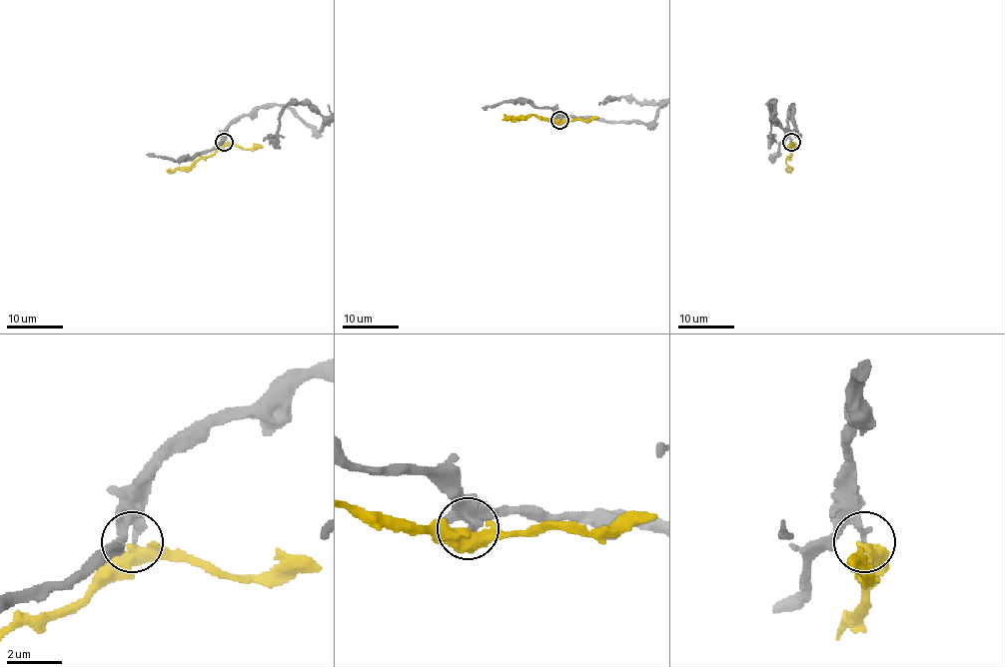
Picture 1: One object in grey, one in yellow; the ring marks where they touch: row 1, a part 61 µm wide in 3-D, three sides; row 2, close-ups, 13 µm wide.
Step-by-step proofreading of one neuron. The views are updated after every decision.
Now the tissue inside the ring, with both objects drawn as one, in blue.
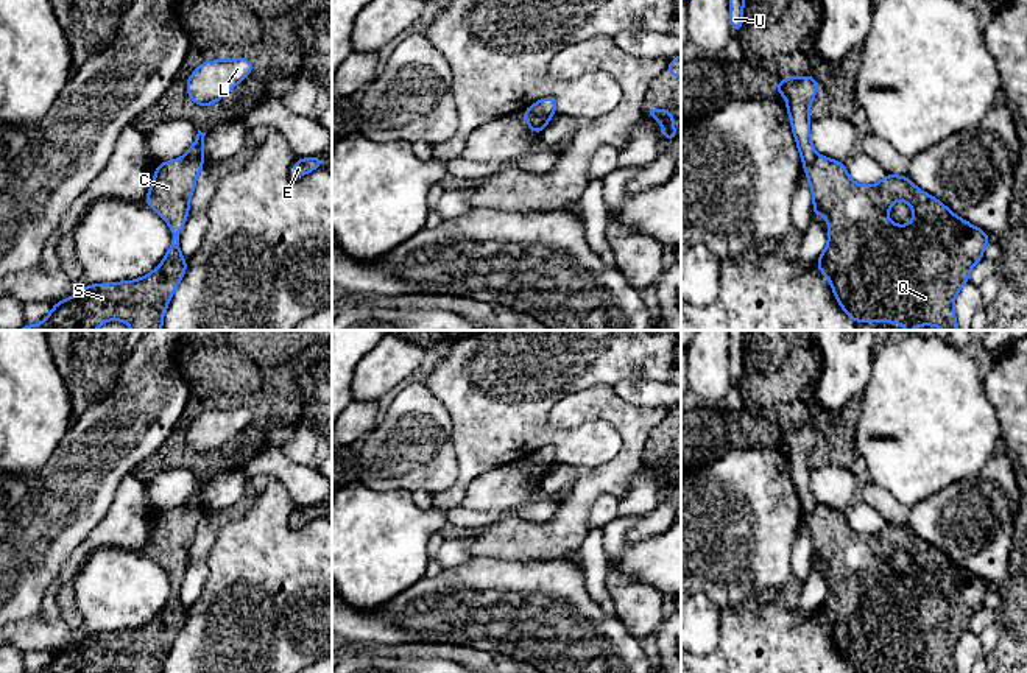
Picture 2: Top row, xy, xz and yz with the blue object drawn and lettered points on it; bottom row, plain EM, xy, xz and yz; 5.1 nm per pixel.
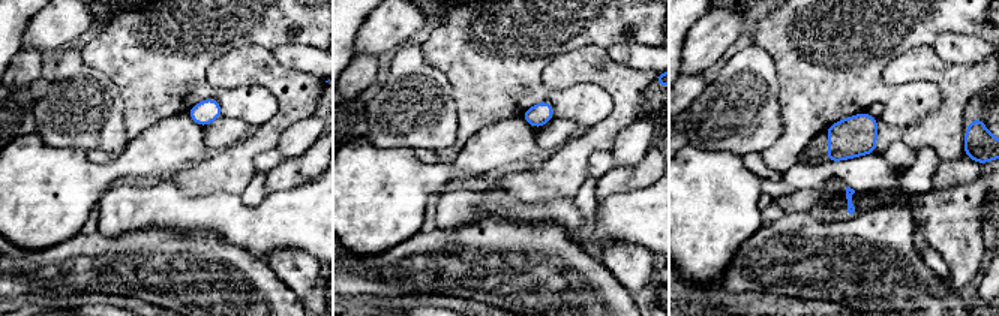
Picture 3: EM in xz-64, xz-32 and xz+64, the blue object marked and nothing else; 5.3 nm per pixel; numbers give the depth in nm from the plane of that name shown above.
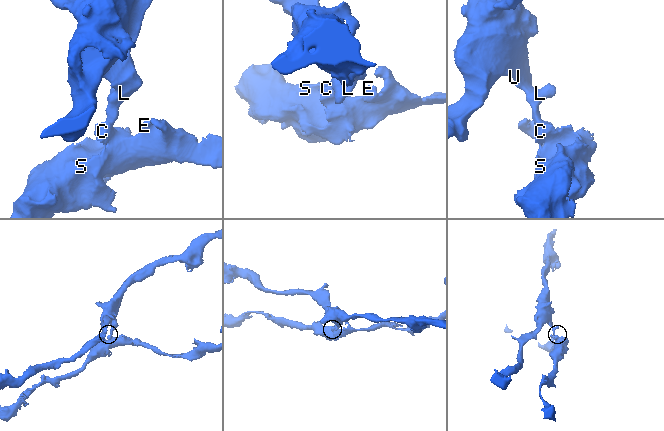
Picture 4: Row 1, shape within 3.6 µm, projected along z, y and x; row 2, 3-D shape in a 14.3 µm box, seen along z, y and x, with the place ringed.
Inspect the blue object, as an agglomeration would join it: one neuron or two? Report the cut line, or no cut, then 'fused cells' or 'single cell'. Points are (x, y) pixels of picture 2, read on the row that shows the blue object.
cut in xz along (527, 109), (549, 117); fused cells

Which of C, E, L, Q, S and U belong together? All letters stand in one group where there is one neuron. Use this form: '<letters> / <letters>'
C E Q S / L U

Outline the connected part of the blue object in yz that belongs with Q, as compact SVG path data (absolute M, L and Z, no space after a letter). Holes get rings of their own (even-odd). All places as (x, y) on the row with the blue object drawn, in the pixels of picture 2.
M817 156L804 171L813 196L812 215L824 213L829 227L828 246L817 259L818 271L831 280L843 312L854 322L958 330L954 301L969 282L971 268L983 259L990 235L915 187L909 176L885 174L876 185L859 185L843 162L823 156ZM898 199L904 199L915 215L905 226L893 224L887 217Z

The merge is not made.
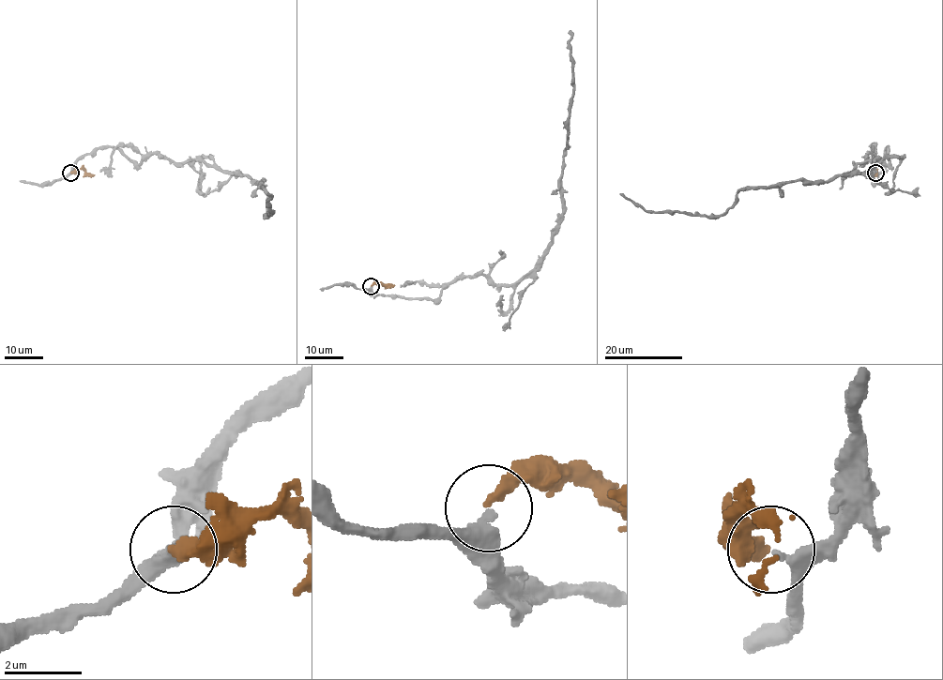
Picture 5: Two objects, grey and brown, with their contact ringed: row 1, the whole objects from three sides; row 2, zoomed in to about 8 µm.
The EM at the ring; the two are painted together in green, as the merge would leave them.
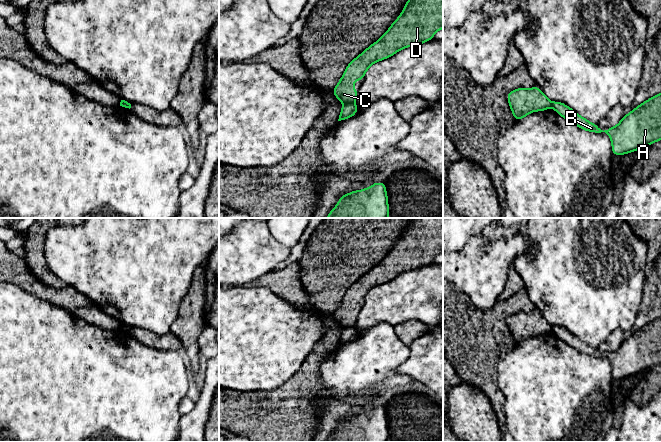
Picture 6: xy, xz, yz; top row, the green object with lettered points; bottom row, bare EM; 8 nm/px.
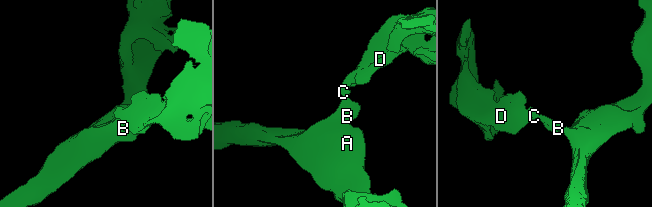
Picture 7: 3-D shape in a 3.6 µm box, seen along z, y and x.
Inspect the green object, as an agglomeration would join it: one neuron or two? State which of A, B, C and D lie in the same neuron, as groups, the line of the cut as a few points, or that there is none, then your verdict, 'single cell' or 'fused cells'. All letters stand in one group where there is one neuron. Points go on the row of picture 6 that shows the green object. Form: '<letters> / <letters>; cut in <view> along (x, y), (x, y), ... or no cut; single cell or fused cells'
A B / C D; cut in xz along (344, 102), (353, 103); fused cells

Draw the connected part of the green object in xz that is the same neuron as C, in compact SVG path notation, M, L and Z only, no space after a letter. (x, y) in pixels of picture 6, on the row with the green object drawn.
M408 0L401 15L392 23L387 32L350 62L341 80L333 89L335 97L343 103L354 103L358 91L353 89L353 81L363 80L365 72L373 63L391 57L403 48L430 41L441 28L443 28L443 0Z

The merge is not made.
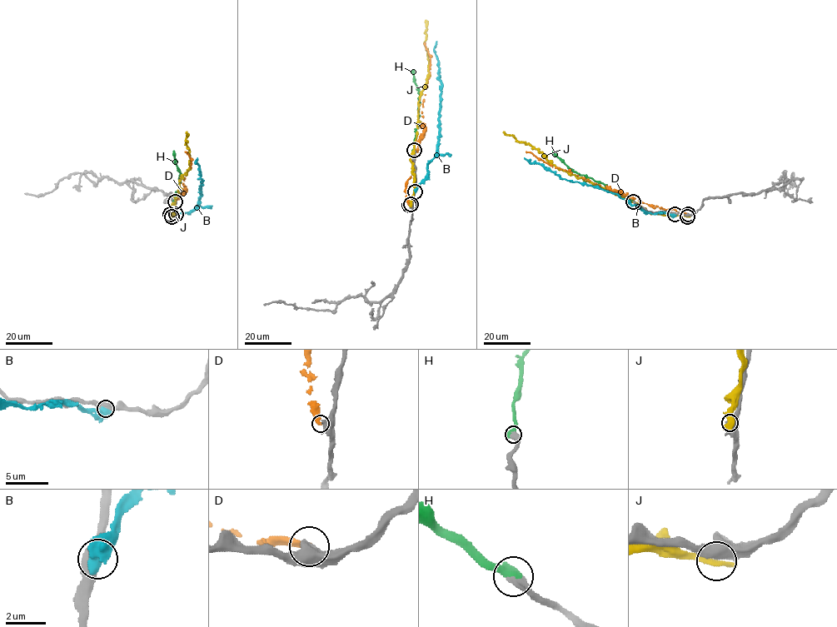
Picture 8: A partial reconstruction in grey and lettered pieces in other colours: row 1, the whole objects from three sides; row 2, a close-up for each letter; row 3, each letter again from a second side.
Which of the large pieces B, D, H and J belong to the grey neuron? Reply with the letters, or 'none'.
H

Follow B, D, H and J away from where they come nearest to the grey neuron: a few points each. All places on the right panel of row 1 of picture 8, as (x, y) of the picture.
B: (674, 214), (645, 212), (616, 194), (598, 186), (563, 179), (524, 157)
D: (688, 213), (653, 207), (568, 171), (552, 166), (525, 151)
H: (633, 201), (612, 191), (600, 182), (573, 171), (552, 151)
J: (688, 216), (650, 213), (620, 196), (558, 169), (537, 149), (503, 131)

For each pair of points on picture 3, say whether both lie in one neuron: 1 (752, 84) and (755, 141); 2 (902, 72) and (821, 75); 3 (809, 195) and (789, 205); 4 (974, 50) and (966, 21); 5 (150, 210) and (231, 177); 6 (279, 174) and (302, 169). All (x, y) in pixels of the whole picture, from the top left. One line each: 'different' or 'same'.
1: same
2: different
3: same
4: different
5: different
6: same

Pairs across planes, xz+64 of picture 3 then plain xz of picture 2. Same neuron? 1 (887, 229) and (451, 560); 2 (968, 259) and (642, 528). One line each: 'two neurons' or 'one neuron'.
1: two neurons
2: one neuron

